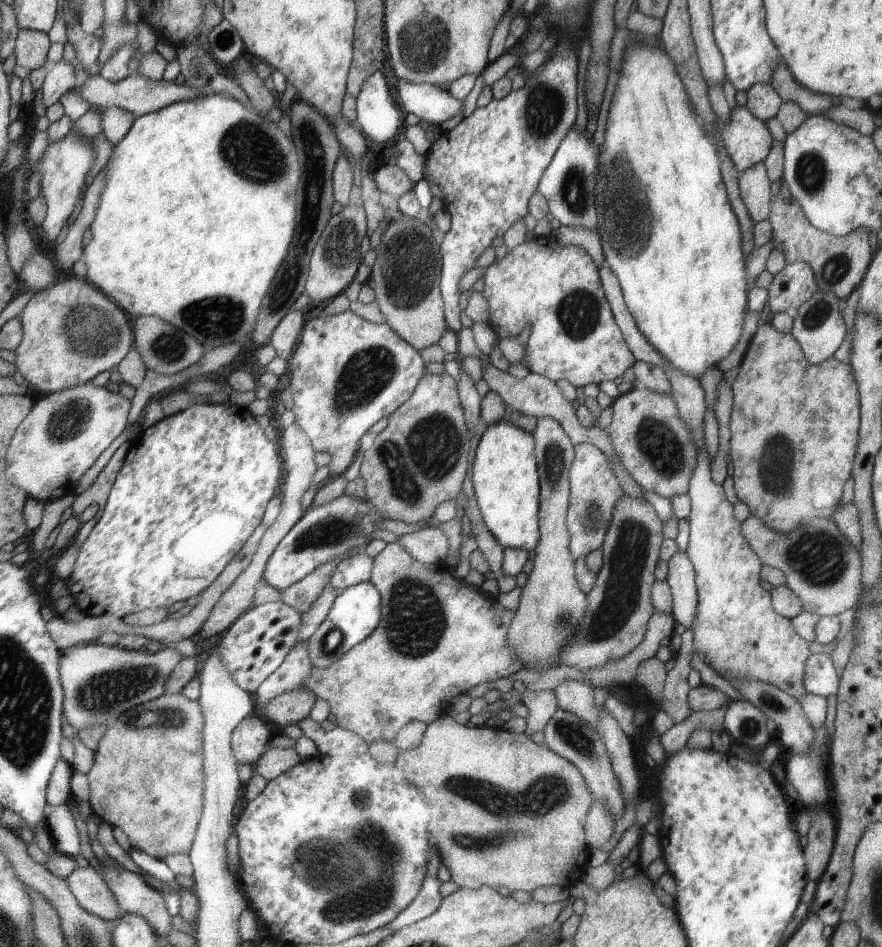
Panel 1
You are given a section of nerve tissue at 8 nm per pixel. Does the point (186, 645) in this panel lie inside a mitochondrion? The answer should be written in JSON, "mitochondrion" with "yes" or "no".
{"mitochondrion":"no"}

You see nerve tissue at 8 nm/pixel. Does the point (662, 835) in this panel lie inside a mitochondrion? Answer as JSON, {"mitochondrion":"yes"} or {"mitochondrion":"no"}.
{"mitochondrion":"no"}

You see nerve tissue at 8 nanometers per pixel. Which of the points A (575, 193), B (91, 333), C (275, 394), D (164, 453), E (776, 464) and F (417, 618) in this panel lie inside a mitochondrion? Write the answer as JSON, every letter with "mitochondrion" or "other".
{"A":"mitochondrion","B":"mitochondrion","C":"other","D":"other","E":"mitochondrion","F":"mitochondrion"}

